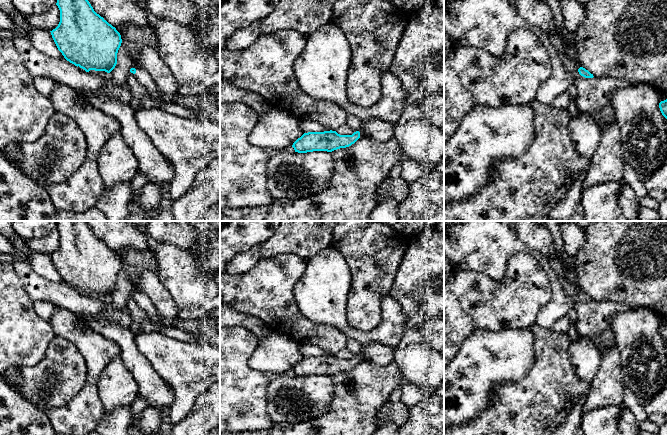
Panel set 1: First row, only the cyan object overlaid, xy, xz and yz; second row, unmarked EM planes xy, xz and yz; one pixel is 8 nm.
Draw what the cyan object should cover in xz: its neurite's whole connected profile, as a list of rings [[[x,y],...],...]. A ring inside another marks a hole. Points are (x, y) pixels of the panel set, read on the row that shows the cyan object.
[[[362,128],[352,135],[340,135],[336,131],[304,133],[292,145],[295,152],[307,153],[313,151],[332,152],[354,144],[359,138],[370,137]]]

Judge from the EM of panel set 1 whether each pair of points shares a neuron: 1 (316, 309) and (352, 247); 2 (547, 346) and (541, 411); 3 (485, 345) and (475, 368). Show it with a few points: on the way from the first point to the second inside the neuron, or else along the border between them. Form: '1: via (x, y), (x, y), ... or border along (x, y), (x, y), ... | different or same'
1: border along (330, 246), (342, 255), (349, 269), (351, 282) | different
2: via (547, 362), (547, 395) | same
3: via (485, 351), (485, 358), (481, 362) | same

